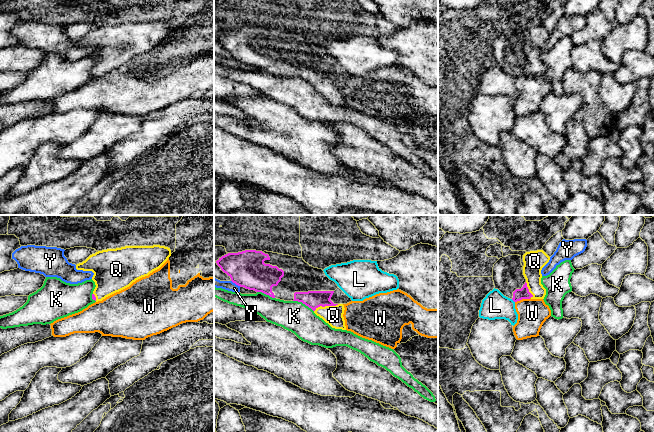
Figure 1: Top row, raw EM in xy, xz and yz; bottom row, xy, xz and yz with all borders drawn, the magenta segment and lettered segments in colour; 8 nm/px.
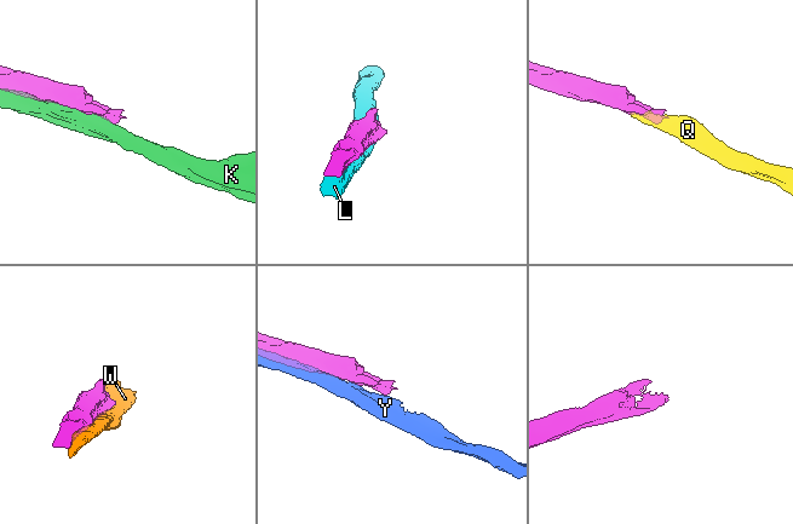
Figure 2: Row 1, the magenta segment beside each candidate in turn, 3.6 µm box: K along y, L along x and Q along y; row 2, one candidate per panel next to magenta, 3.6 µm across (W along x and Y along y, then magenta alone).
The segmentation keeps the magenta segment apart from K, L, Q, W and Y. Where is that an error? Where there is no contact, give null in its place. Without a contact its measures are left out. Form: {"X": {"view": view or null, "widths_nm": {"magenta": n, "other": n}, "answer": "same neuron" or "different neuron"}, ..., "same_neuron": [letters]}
{"K": {"view": "xz", "widths_nm": {"magenta": 140, "other": 240}, "answer": "different neuron"}, "L": {"view": "yz", "widths_nm": {"magenta": 90, "other": 220}, "answer": "different neuron"}, "Q": {"view": "xz", "widths_nm": {"magenta": 140, "other": 160}, "answer": "same neuron"}, "W": {"view": "yz", "widths_nm": {"magenta": 90, "other": 240}, "answer": "different neuron"}, "Y": {"view": "xz", "widths_nm": {"magenta": 300, "other": 80}, "answer": "different neuron"}, "same_neuron": ["Q"]}

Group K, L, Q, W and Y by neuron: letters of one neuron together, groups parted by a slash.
K / L / Q / W / Y

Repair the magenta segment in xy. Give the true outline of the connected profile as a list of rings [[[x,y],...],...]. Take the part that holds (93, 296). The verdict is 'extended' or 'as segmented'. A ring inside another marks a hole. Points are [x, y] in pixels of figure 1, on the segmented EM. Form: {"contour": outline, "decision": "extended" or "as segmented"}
{"contour": [[[125,246],[98,251],[90,255],[82,263],[77,264],[76,269],[94,273],[92,280],[95,282],[96,287],[93,291],[92,299],[98,302],[159,269],[170,256],[171,250],[165,246]]], "decision": "extended"}

